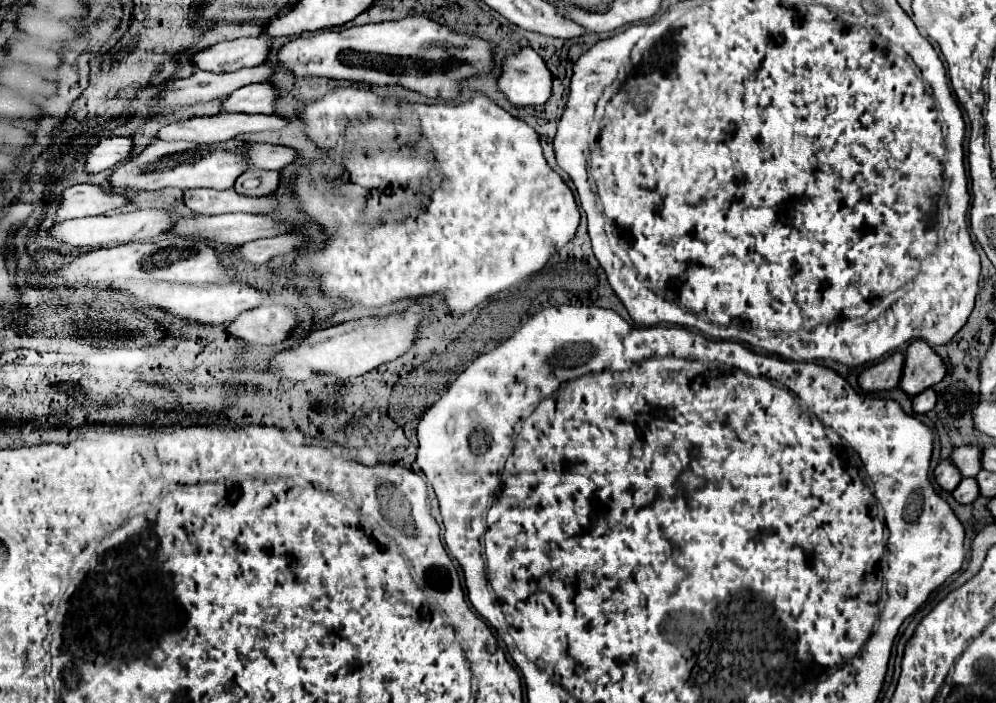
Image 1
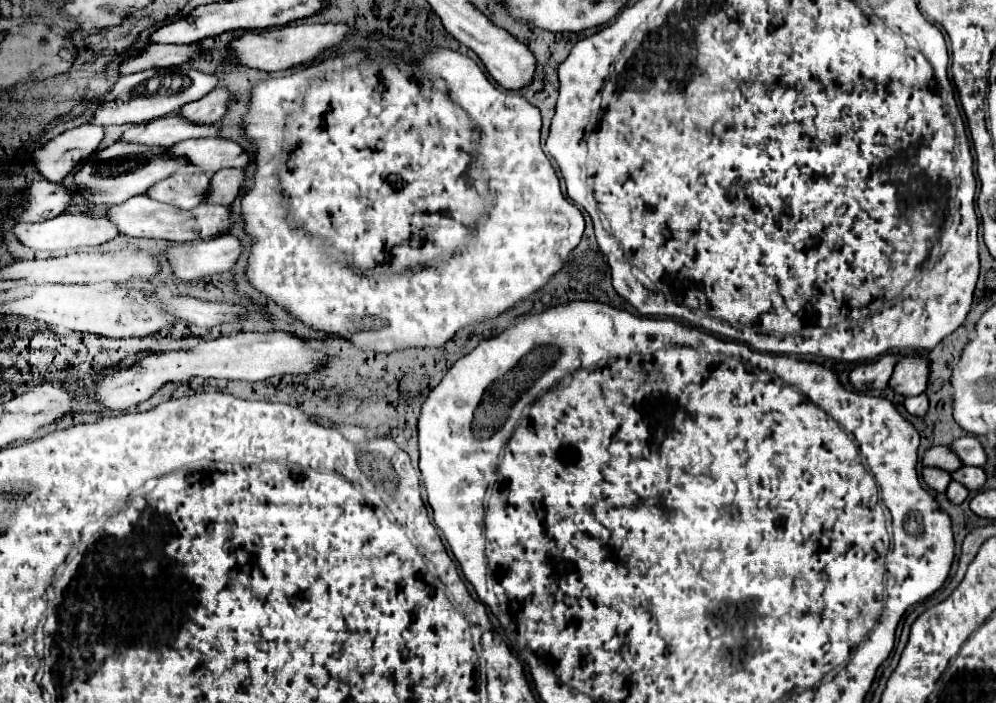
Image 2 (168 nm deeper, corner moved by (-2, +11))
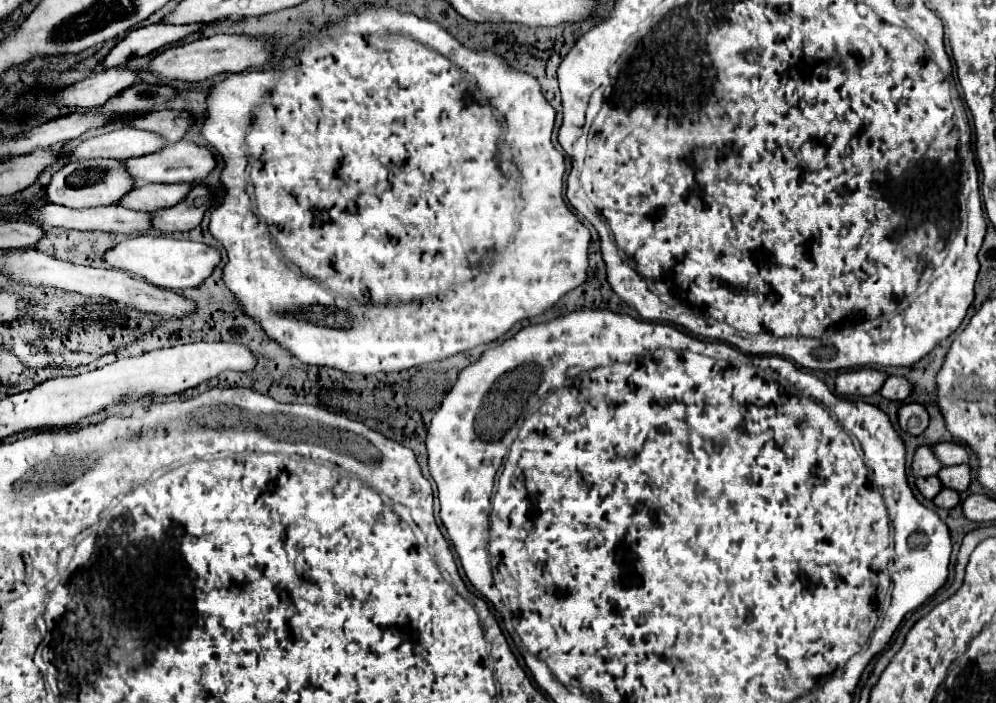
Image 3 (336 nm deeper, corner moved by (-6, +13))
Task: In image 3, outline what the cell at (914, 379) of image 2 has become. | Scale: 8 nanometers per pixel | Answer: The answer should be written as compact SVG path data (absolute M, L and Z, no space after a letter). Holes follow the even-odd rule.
M888 377L886 383L882 385L880 393L886 397L886 399L892 399L892 401L904 401L906 397L910 397L912 393L912 383L906 379L906 377Z

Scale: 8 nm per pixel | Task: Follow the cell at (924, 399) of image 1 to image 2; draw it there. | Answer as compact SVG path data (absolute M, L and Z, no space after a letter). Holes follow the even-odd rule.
M918 395L918 397L910 397L904 401L904 407L910 415L916 415L916 417L924 417L926 411L928 411L928 399L926 395Z

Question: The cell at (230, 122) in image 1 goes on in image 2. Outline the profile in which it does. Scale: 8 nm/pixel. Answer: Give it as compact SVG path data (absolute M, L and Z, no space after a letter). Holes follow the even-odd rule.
M166 115L160 119L152 119L148 123L132 125L126 133L122 133L120 141L142 143L142 145L164 149L190 137L214 137L218 135L218 129L220 129L218 125L192 127L192 123L184 123L184 119L176 119L176 115Z

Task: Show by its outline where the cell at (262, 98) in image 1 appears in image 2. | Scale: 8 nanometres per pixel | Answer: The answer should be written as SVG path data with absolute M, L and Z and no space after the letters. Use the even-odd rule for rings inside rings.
M216 87L214 91L210 91L208 95L204 95L198 101L186 103L178 115L184 117L190 123L200 123L200 125L212 125L218 123L222 119L222 115L226 113L228 107L228 91L222 87Z

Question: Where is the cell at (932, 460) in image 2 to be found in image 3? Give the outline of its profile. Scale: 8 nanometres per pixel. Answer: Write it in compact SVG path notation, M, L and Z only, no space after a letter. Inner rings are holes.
M922 445L916 449L914 463L912 463L912 471L916 477L938 475L940 469L942 469L942 465L940 465L940 461L936 461L936 453L932 453L930 445Z

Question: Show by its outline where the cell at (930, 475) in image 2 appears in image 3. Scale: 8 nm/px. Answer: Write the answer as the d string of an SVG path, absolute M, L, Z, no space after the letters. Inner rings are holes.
M936 475L916 479L916 487L920 489L920 493L922 493L926 499L934 499L934 497L942 491L942 483L940 483L940 479L938 479Z

